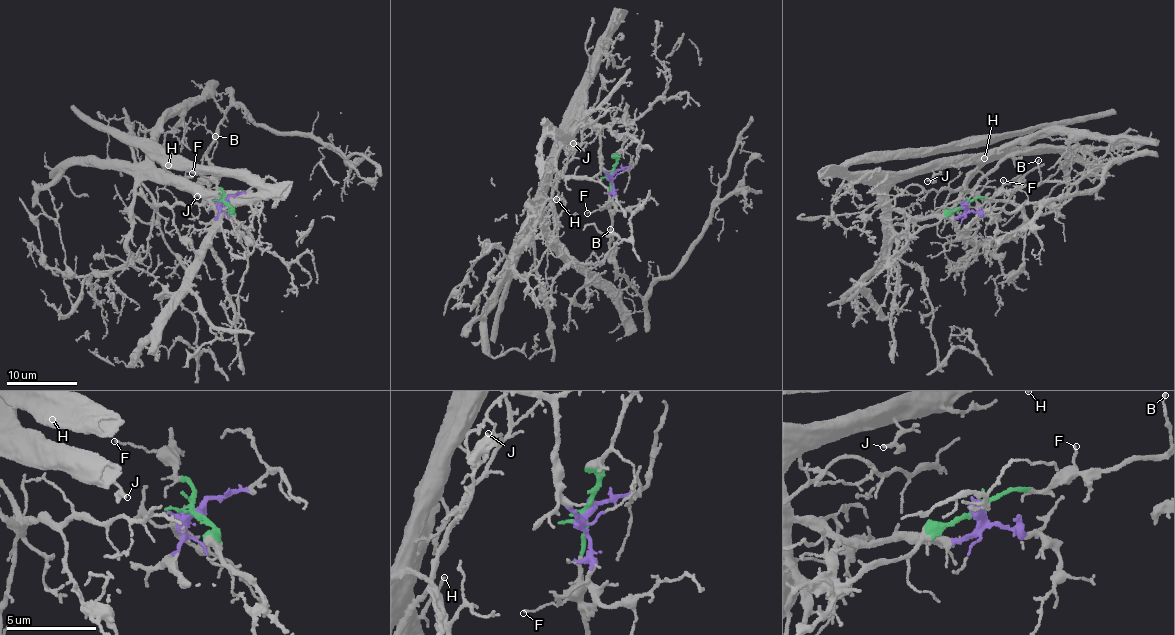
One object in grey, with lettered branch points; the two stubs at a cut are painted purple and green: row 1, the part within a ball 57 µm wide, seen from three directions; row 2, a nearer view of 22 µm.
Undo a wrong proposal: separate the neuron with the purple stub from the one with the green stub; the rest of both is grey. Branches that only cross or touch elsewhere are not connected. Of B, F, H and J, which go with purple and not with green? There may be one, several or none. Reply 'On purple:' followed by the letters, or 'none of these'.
On purple: H, J

